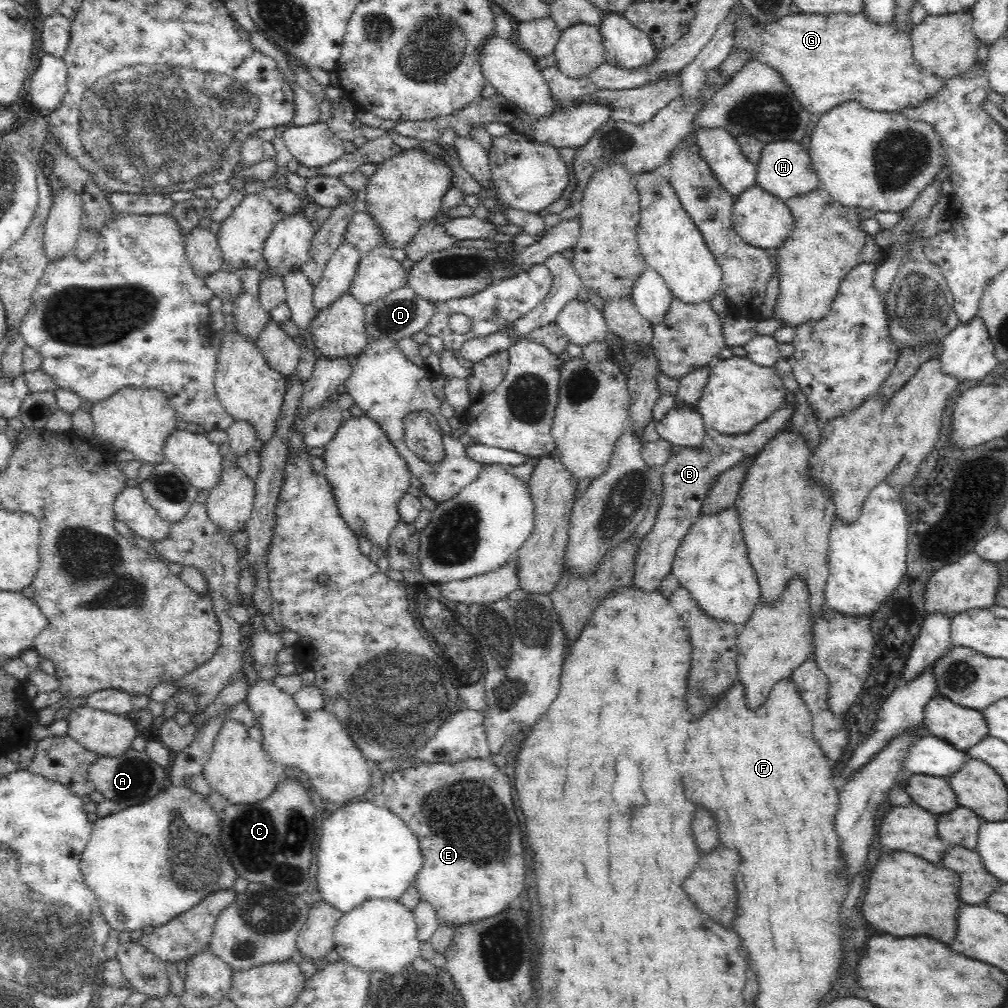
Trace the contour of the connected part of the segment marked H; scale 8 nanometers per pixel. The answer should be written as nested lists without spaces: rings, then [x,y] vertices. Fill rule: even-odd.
[[[773,141],[763,145],[759,161],[755,164],[755,185],[766,189],[774,196],[779,197],[784,203],[815,188],[819,187],[819,178],[814,170],[809,155],[800,142],[796,141]]]

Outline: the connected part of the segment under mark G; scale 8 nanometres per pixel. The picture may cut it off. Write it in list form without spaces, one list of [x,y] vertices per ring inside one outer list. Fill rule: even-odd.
[[[741,3],[730,7],[729,12],[733,14],[731,50],[750,52],[750,61],[765,64],[776,71],[794,100],[809,114],[822,115],[846,101],[859,101],[864,108],[876,112],[896,112],[899,108],[916,107],[926,102],[946,86],[944,77],[922,71],[911,55],[910,33],[902,31],[894,21],[880,25],[862,12],[855,15],[836,13],[832,16],[799,12],[783,16],[778,22],[757,24],[749,18]]]

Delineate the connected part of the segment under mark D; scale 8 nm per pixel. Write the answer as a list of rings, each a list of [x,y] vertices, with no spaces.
[[[406,286],[399,288],[380,298],[378,302],[372,302],[364,306],[364,322],[369,337],[369,342],[374,342],[376,338],[393,338],[400,341],[404,337],[410,337],[414,333],[422,332],[423,326],[427,325],[428,319],[434,312],[429,301],[418,296],[412,288]]]

